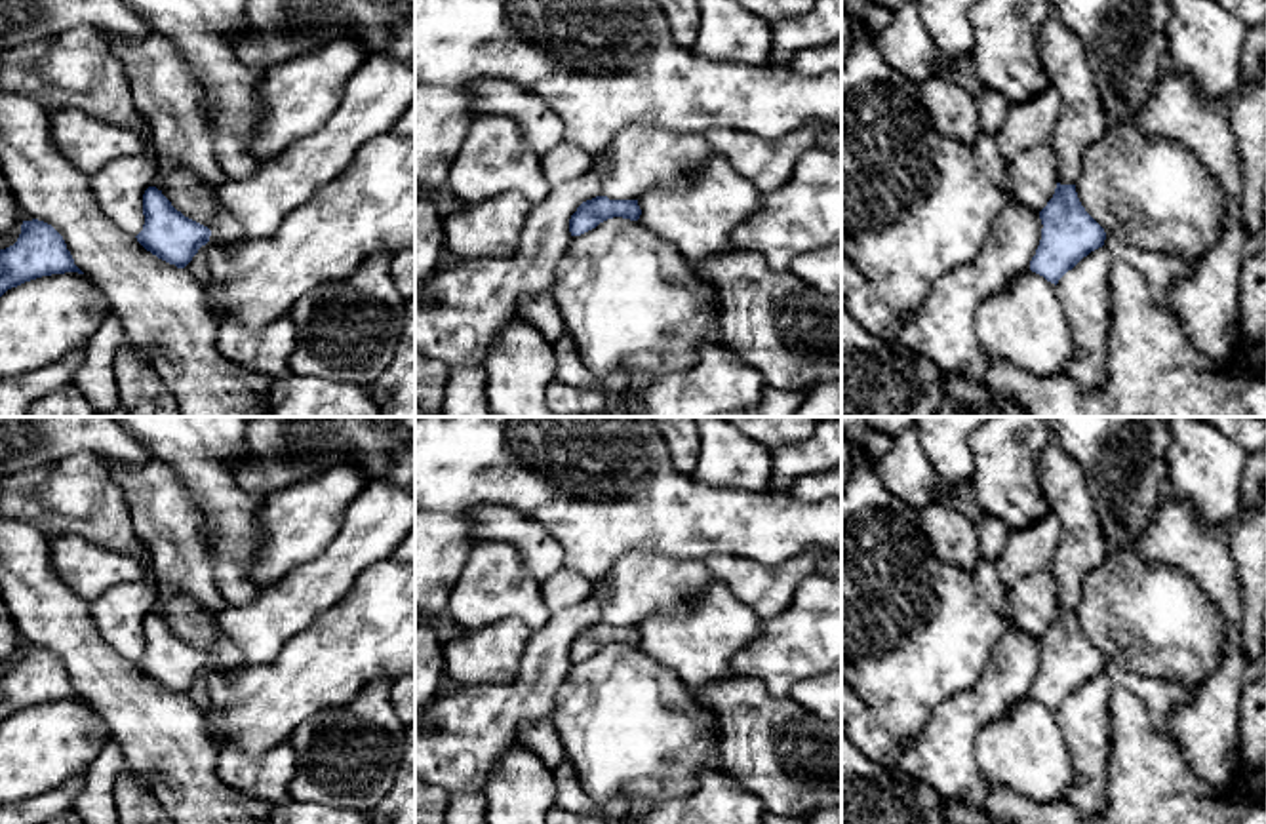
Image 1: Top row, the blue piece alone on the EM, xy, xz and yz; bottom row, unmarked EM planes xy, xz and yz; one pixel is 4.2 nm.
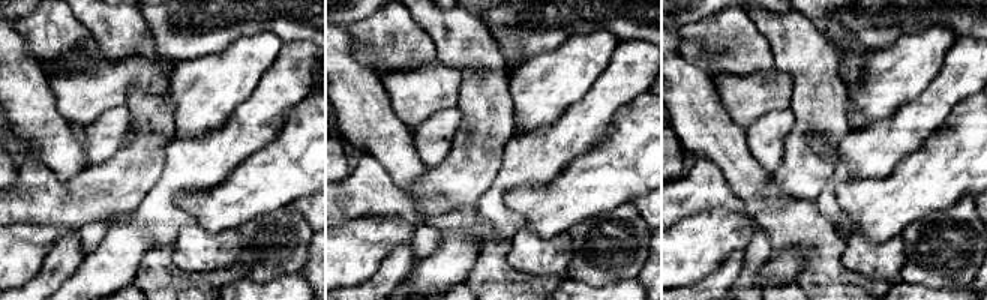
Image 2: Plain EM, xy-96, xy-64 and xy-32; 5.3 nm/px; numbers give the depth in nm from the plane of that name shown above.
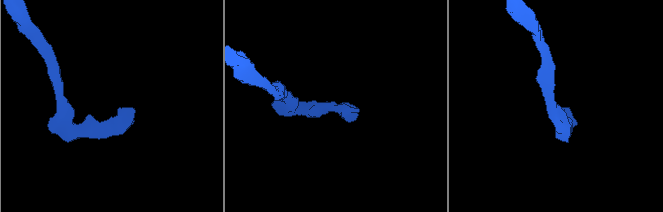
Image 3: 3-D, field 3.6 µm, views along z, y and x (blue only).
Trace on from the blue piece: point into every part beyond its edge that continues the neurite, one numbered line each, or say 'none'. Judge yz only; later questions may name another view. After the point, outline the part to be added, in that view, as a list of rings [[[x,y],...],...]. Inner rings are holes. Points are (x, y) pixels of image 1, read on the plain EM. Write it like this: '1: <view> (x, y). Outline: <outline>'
1: yz (1082, 549). Outline: [[[1057,440],[1039,455],[1038,474],[1051,512],[1064,529],[1049,571],[1058,586],[1058,609],[1076,611],[1083,579],[1108,554],[1106,537],[1081,466]]]

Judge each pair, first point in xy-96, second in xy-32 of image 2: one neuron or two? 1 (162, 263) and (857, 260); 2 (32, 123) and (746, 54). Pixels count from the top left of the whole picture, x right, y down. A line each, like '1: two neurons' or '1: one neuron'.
1: two neurons
2: two neurons

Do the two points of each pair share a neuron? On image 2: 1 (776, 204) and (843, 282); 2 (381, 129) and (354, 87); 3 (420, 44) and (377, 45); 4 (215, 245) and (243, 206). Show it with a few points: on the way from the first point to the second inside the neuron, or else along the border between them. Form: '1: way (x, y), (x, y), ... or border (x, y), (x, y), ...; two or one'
1: way (795, 224), (824, 252), (824, 263); one
2: way (371, 119), (359, 107), (357, 98); one
3: way (410, 44), (387, 44); one
4: border (197, 222), (207, 231), (237, 228); two

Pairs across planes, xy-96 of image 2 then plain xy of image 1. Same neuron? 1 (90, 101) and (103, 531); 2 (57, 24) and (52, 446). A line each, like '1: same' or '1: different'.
1: different
2: different

